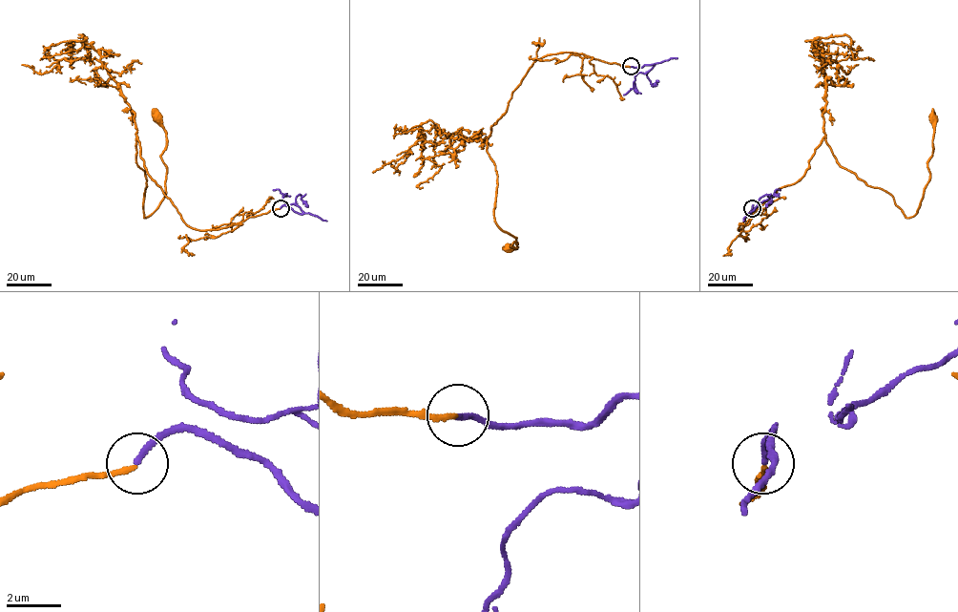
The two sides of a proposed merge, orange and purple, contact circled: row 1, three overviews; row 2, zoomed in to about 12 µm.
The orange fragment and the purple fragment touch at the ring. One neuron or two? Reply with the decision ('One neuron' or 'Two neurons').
One neuron

